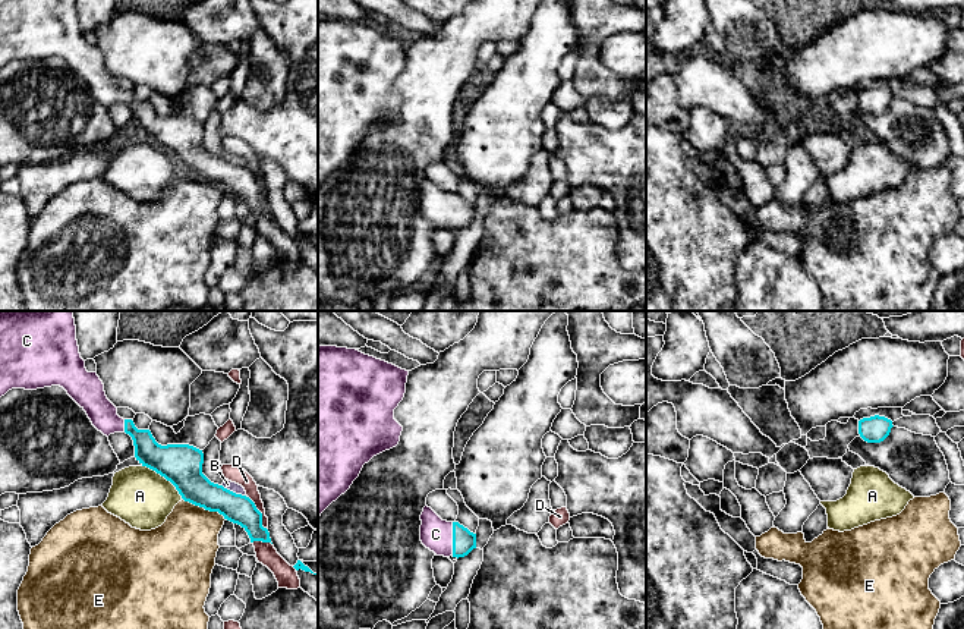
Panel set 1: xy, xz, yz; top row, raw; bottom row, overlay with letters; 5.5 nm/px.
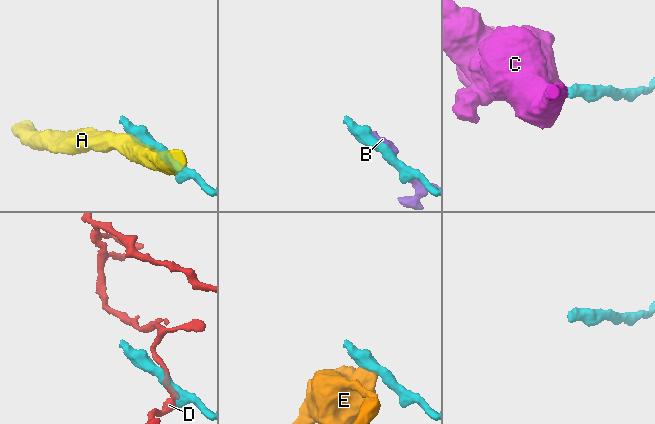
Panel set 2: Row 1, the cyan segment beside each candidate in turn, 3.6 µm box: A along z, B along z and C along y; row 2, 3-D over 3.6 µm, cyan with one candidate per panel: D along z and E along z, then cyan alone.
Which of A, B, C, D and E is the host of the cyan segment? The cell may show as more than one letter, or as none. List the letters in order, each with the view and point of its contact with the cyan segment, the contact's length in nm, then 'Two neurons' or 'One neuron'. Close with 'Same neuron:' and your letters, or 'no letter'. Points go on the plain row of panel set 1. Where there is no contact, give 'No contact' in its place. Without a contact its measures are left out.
A: Touches cyan at xy (164, 148). Shared border 280 nm. Two neurons
B: Touches cyan at xy (235, 164). Shared border 160 nm. Two neurons
C: Touches cyan at xz (453, 210). Shared border 180 nm. One neuron
D: Touches cyan at xy (260, 184). Shared border 200 nm. Two neurons
E: Touches cyan at xy (205, 181). Shared border 260 nm. Two neurons
Same neuron: C

